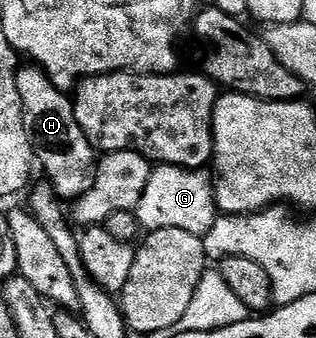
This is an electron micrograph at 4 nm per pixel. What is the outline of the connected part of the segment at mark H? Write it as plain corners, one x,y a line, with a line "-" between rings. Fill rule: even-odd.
26,64
23,70
21,67
17,71
16,92
22,101
24,132
34,149
37,165
46,169
45,177
59,199
81,198
94,177
96,151
76,120
71,95
58,90
46,73
34,64

